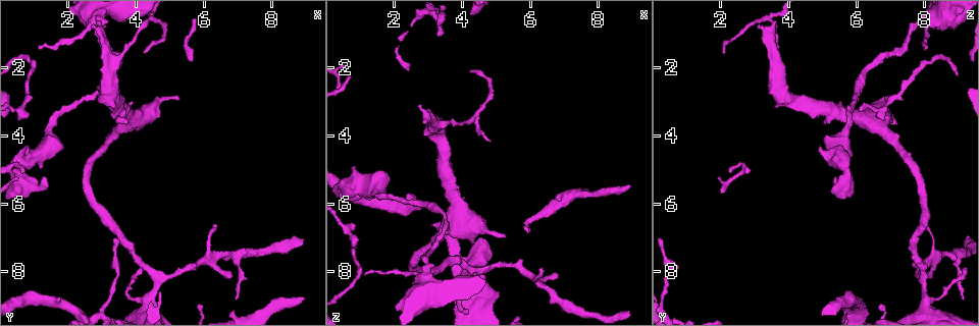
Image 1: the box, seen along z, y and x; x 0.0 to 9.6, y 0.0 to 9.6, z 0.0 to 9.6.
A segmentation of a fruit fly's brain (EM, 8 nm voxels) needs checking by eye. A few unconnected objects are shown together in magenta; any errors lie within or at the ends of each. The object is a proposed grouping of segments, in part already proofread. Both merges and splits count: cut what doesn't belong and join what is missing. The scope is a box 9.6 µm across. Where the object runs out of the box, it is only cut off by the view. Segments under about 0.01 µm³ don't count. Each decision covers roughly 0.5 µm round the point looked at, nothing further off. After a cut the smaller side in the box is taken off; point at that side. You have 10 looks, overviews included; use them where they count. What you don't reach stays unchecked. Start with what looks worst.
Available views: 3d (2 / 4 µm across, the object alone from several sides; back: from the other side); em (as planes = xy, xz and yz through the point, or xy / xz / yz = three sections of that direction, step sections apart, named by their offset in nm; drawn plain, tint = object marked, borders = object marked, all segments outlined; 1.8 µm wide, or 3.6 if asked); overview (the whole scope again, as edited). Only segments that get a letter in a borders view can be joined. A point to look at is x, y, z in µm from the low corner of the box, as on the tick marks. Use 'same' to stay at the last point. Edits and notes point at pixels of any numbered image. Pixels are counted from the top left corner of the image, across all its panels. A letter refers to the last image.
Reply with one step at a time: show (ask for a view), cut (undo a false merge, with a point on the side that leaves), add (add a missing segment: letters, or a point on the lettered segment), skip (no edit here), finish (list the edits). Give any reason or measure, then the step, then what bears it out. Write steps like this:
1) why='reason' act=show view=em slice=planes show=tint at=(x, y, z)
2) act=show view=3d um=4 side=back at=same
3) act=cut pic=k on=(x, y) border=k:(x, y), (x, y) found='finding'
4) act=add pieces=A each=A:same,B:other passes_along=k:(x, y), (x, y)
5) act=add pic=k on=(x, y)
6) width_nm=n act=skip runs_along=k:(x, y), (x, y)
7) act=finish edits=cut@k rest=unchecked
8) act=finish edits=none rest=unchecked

why='free end' act=show view=em slice=planes show=borders at=(8.85, 8.80, 5.40)

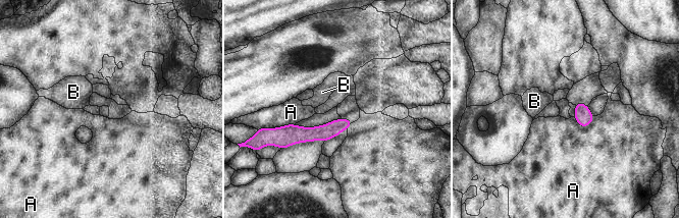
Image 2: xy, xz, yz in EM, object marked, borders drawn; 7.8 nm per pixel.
act=skip each=A:other,B:other runs_along=2:(348, 123), (316, 133), (279, 129) found='no lettered segment goes on from it'

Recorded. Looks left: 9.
why='an open end' act=show view=3d um=4 side=back at=(1.25, 5.20, 5.35)

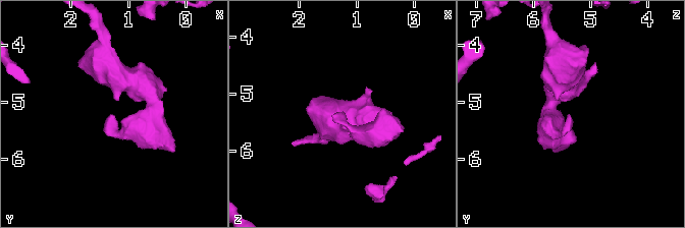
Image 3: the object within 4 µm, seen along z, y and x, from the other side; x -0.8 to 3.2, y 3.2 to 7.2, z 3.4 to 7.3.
why='now the EM' act=show view=em slice=planes show=borders at=(1.30, 5.20, 5.30)

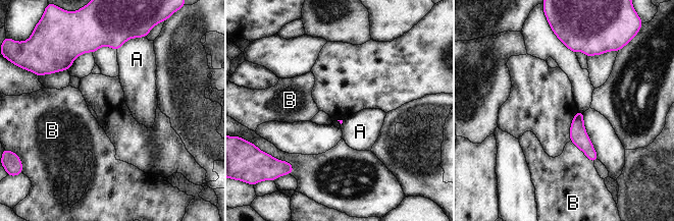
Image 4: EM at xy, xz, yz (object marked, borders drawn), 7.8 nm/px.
act=skip each=A:other,B:other found='none of them fits'

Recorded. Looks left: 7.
why='an open end' act=show view=em slice=xz step=4 show=borders at=(5.30, 2.90, 6.90)

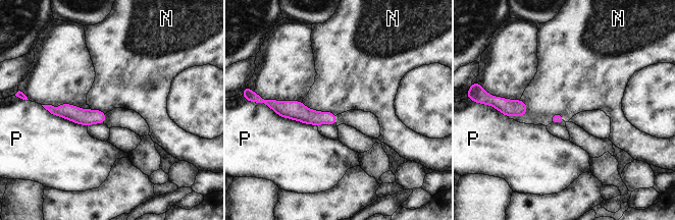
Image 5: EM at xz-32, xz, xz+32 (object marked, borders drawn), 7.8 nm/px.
act=skip each=N:other,P:other found='none of them fits'

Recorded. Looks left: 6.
why='sharp bend' act=show view=3d um=4 at=(3.20, 2.90, 3.90)

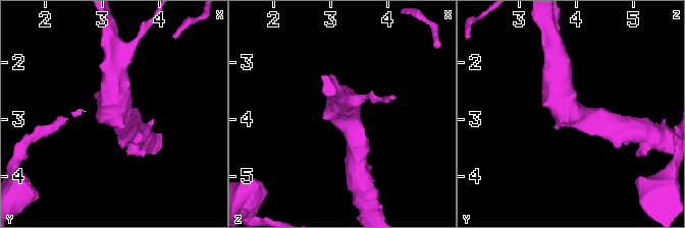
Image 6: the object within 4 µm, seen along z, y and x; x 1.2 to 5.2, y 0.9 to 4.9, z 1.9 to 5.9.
arm_widths_nm=360,480 why='now the EM' act=show view=em um=3.6 slice=xy step=8 show=tint at=(3.25, 2.90, 3.90)

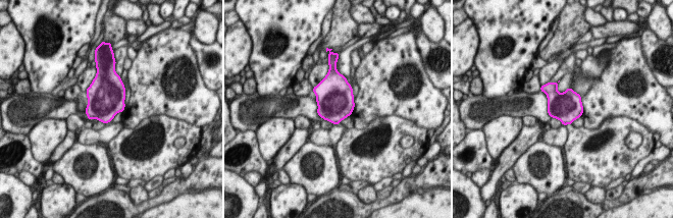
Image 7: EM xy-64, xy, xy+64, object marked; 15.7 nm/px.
act=show view=em um=3.6 slice=xy step=8 show=borders at=same

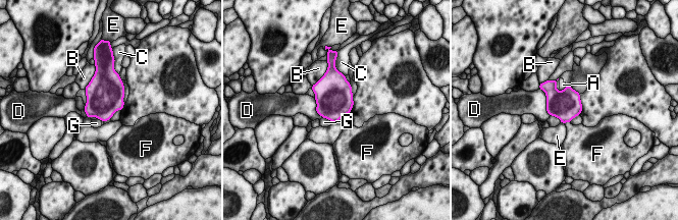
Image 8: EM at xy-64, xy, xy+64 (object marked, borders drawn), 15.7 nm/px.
width_nm=480 act=skip each=A:other,B:other,C:other,D:other,E:other,F:other,G:other border=8:(551, 115), (555, 115), (561, 121) found='continuous, no second neuron'

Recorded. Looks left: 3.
act=finish edits=none rest=unchecked

